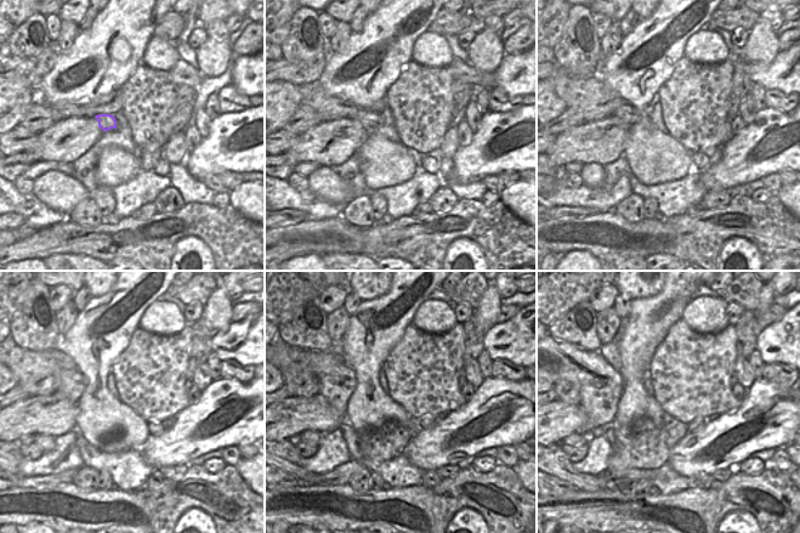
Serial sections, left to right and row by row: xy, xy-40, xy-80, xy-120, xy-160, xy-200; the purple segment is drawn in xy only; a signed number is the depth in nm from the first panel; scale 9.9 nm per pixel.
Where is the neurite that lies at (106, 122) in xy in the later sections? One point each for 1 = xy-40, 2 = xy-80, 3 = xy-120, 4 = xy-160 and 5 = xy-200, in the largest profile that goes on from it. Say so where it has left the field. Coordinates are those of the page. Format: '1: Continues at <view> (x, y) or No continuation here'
1: Continues at xy-40 (370, 120)
2: Continues at xy-80 (628, 113)
3: Continues at xy-120 (72, 383)
4: Continues at xy-160 (336, 380)
5: Continues at xy-200 (600, 386).

